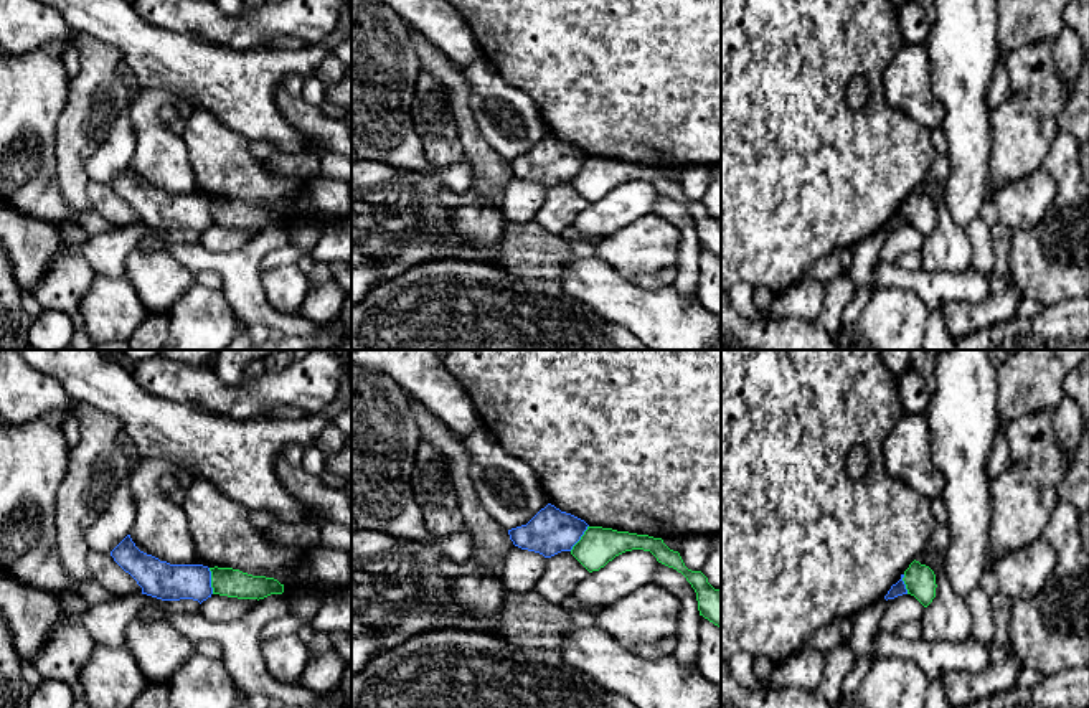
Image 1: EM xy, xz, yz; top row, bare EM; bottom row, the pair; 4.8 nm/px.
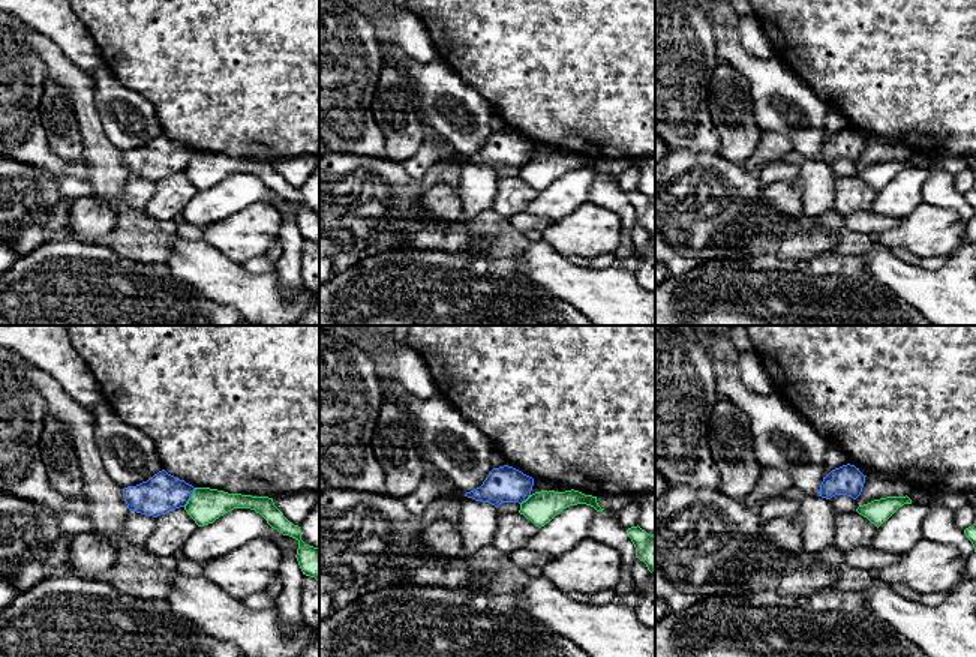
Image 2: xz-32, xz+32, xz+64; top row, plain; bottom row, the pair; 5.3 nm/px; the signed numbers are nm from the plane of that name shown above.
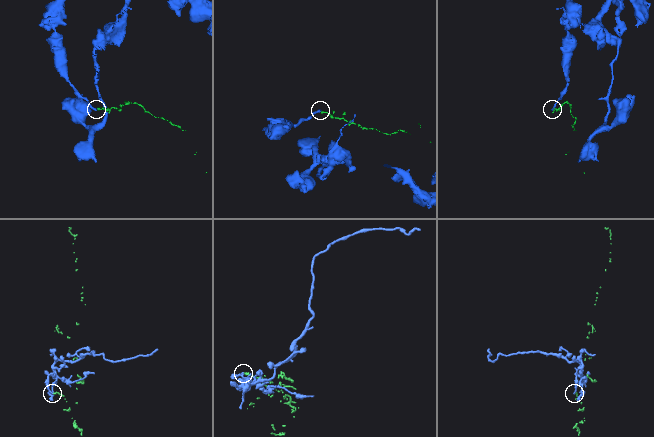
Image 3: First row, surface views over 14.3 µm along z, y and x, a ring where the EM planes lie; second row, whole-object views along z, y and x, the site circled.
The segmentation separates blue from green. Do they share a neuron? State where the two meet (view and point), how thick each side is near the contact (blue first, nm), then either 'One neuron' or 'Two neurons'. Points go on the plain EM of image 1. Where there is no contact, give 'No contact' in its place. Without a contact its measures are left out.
Touches blue at xy (210, 212). Thickness 180 nm (blue) against 140 nm. Two neurons

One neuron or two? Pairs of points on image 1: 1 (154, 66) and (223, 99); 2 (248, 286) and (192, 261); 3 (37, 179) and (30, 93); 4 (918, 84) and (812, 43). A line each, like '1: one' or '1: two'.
1: one
2: one
3: one
4: two

